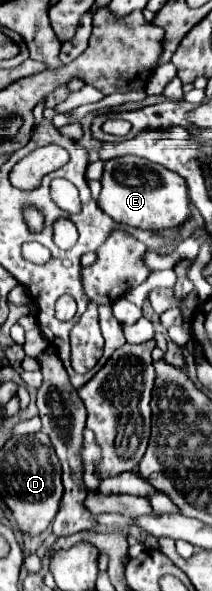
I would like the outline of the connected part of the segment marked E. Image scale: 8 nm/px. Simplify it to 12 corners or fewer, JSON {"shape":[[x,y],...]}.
{"shape":[[138,156],[104,162],[100,208],[164,232],[192,218],[176,172]]}

